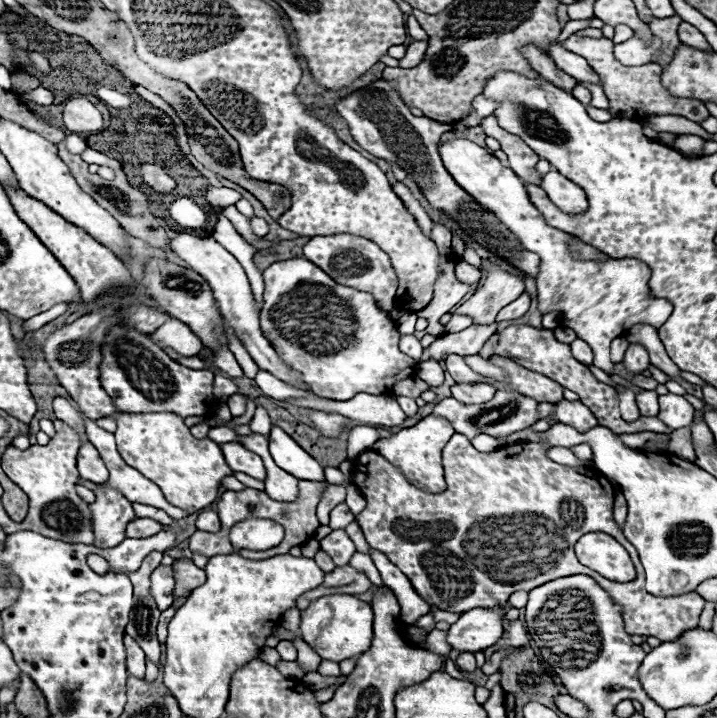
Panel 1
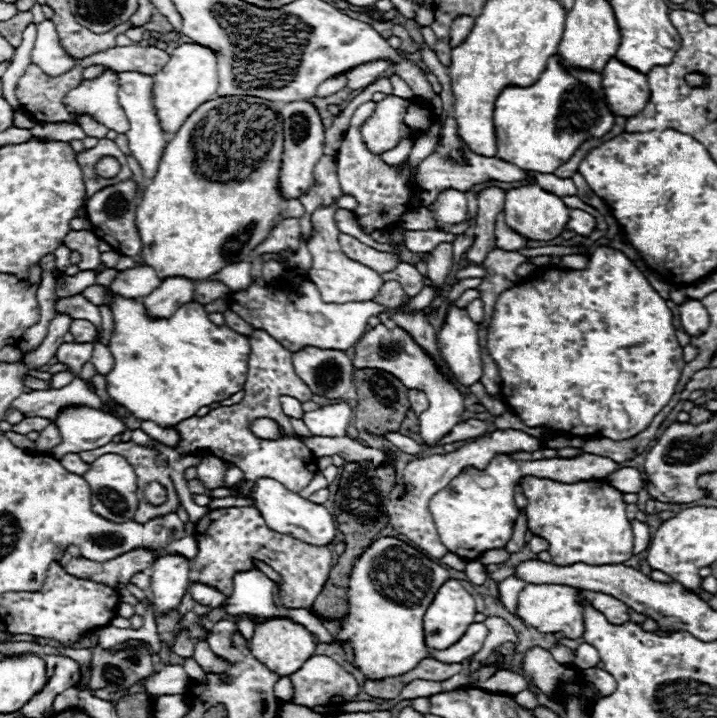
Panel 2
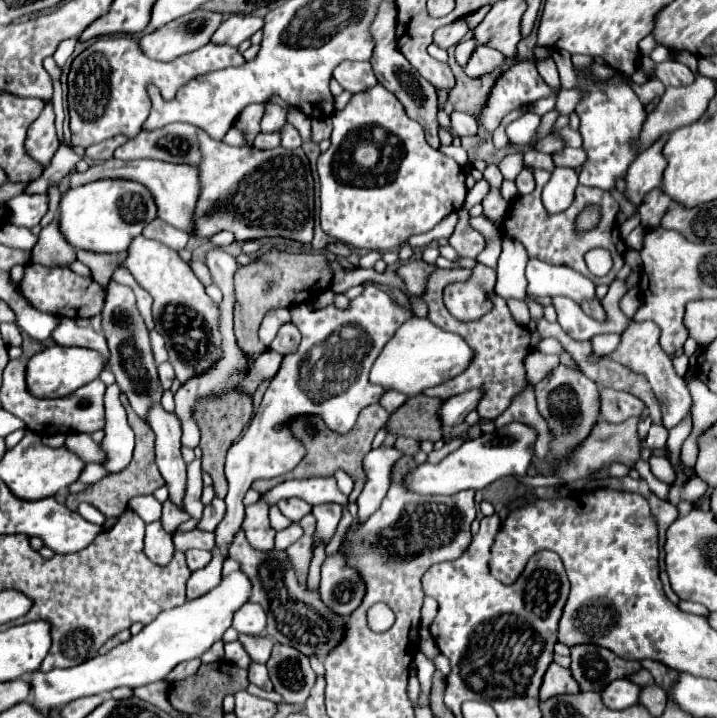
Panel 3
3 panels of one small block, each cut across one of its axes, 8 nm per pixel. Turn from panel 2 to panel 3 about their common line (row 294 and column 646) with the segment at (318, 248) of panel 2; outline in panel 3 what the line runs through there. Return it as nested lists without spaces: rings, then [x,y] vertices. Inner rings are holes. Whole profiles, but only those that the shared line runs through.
[[[630,322],[628,330],[622,334],[622,342],[620,342],[618,350],[614,354],[610,354],[608,358],[616,358],[616,362],[620,362],[624,366],[632,366],[632,370],[640,370],[640,374],[642,372],[646,374],[646,378],[648,378],[648,382],[650,382],[650,386],[652,386],[652,390],[660,402],[664,428],[674,428],[684,418],[690,416],[692,398],[690,398],[690,392],[688,392],[684,378],[680,378],[674,372],[670,356],[664,354],[664,350],[660,350],[658,336],[660,336],[660,330],[654,322]]]

